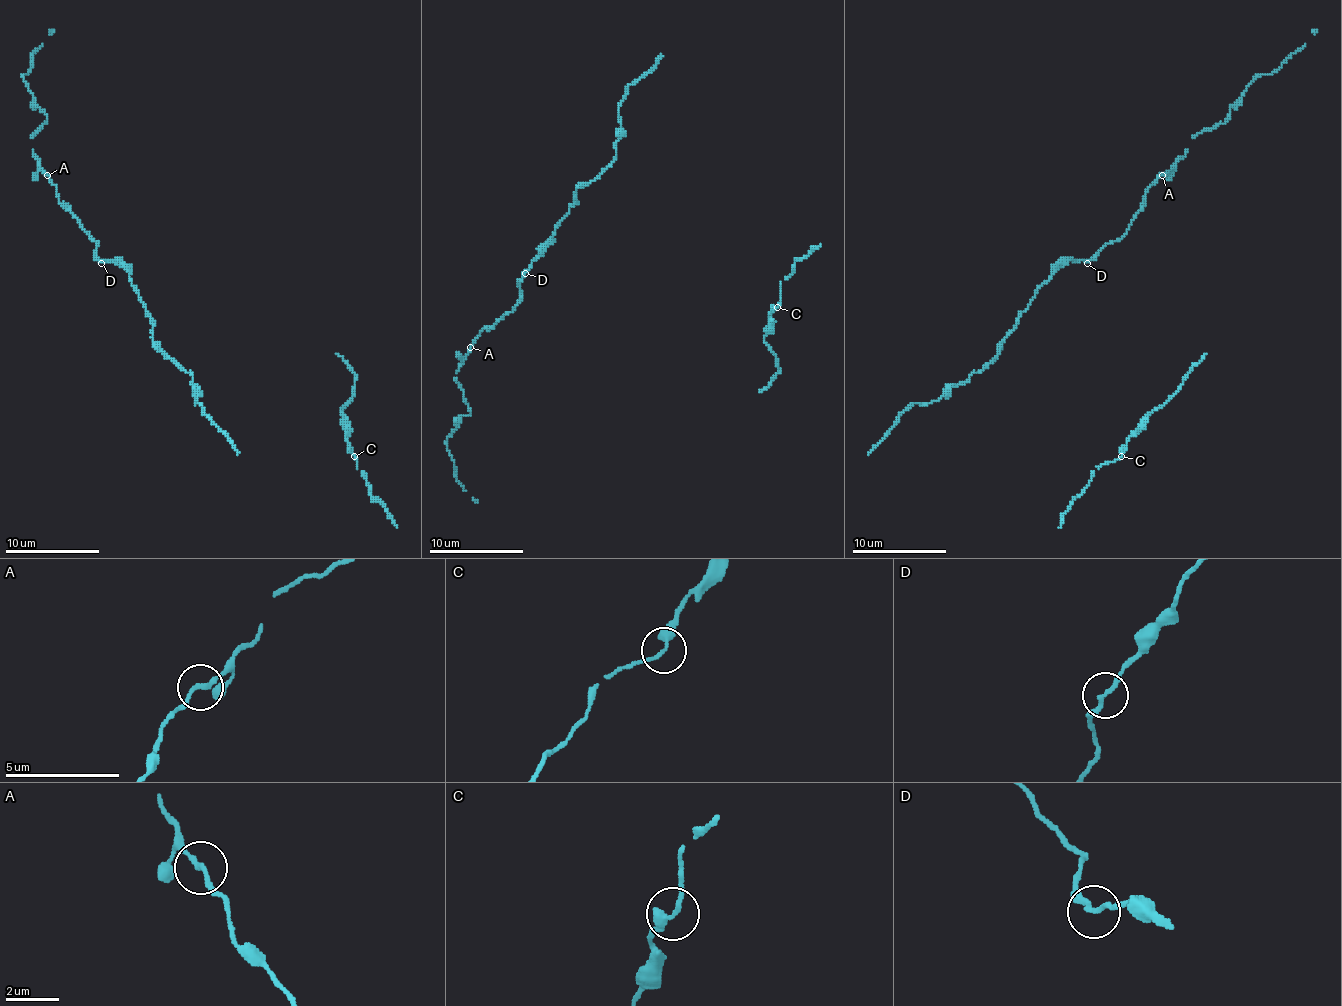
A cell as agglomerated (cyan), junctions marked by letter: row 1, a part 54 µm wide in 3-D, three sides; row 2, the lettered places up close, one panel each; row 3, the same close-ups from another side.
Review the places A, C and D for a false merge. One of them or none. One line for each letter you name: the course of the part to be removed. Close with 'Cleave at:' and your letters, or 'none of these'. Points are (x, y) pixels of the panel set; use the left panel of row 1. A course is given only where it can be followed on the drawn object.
C: Course of the part to remove: (355, 457), (345, 436), (340, 412), (352, 396), (355, 372), (336, 354)
Cleave at: C

